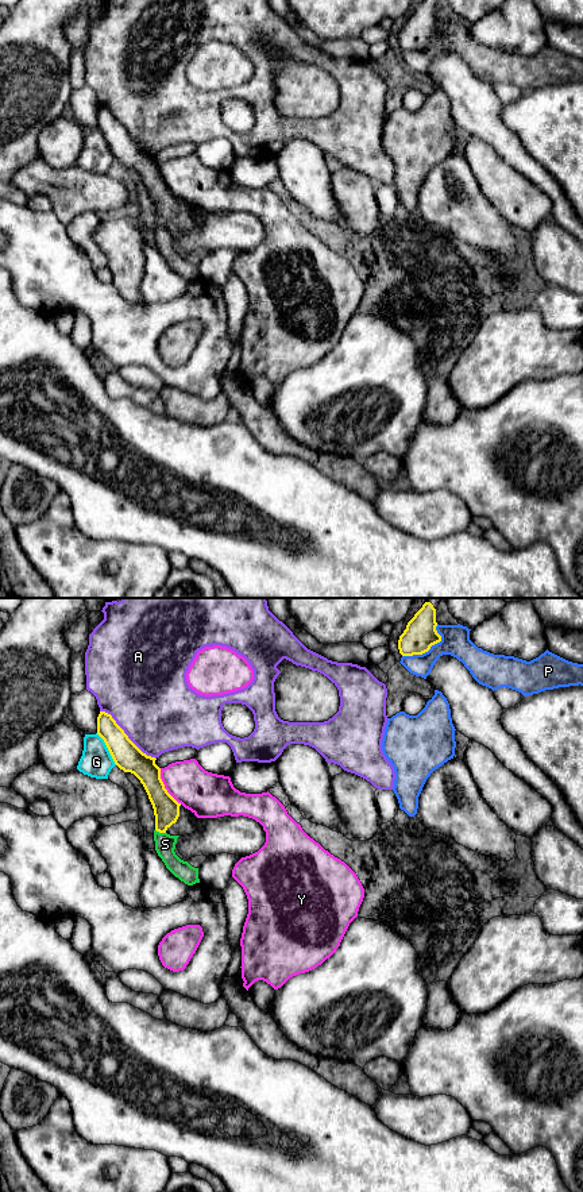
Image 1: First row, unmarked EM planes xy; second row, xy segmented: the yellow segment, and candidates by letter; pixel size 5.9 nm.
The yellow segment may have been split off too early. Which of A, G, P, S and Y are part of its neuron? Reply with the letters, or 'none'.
S

